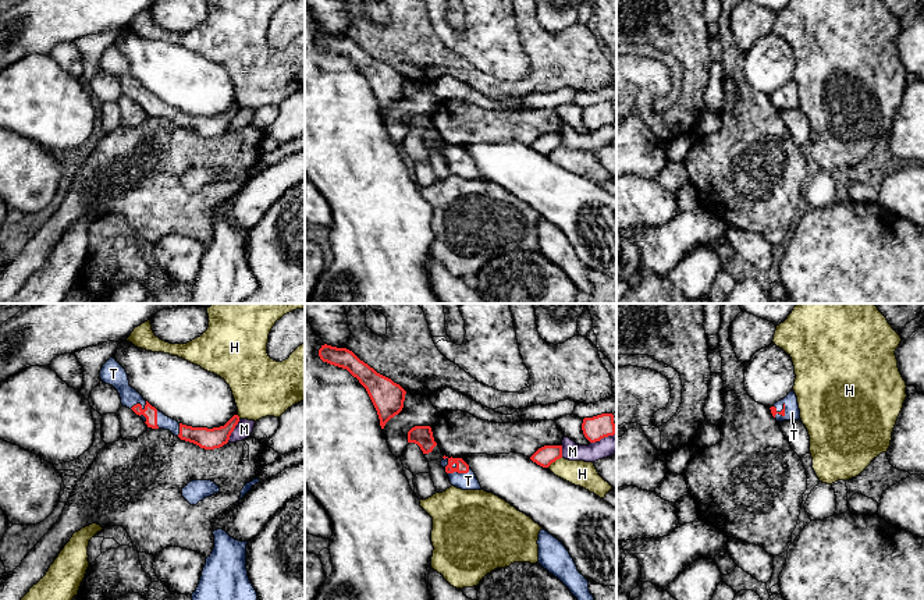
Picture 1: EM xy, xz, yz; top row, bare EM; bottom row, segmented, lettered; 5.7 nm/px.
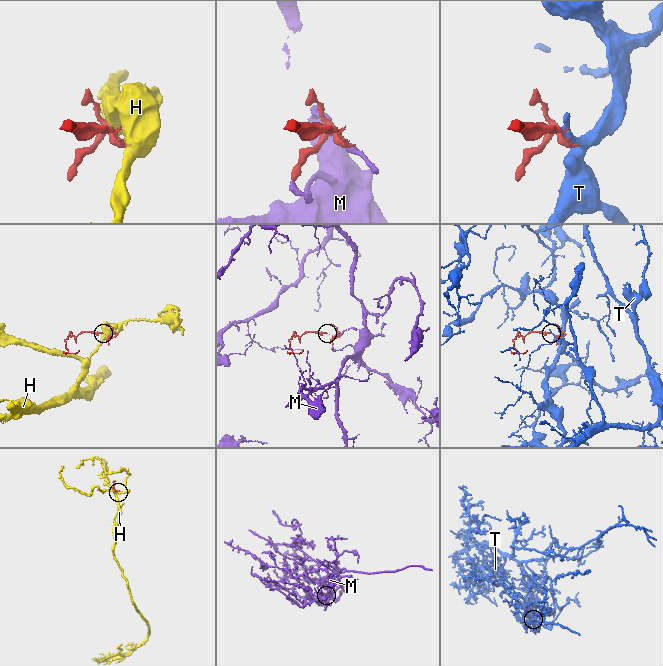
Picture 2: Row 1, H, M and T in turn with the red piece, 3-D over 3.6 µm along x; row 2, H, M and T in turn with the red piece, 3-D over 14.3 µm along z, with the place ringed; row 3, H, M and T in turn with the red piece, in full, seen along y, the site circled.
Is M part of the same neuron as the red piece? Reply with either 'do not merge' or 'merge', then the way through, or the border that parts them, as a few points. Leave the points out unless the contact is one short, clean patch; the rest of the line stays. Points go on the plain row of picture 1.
do not merge

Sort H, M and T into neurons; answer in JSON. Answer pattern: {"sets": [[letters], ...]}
{"sets": [["H"], ["M"], ["T"]]}

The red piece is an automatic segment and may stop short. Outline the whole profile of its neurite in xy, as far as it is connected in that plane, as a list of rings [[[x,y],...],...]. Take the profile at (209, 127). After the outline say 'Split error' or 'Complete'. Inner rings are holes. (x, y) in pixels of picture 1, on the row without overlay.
[[[110,46],[103,53],[100,67],[103,71],[113,74],[118,79],[122,95],[127,95],[139,103],[148,116],[170,118],[181,128],[193,131],[205,138],[214,138],[227,132],[239,110],[239,104],[234,103],[224,114],[213,117],[192,116],[178,111],[152,95],[129,74],[125,57],[114,46]]]. Split error

